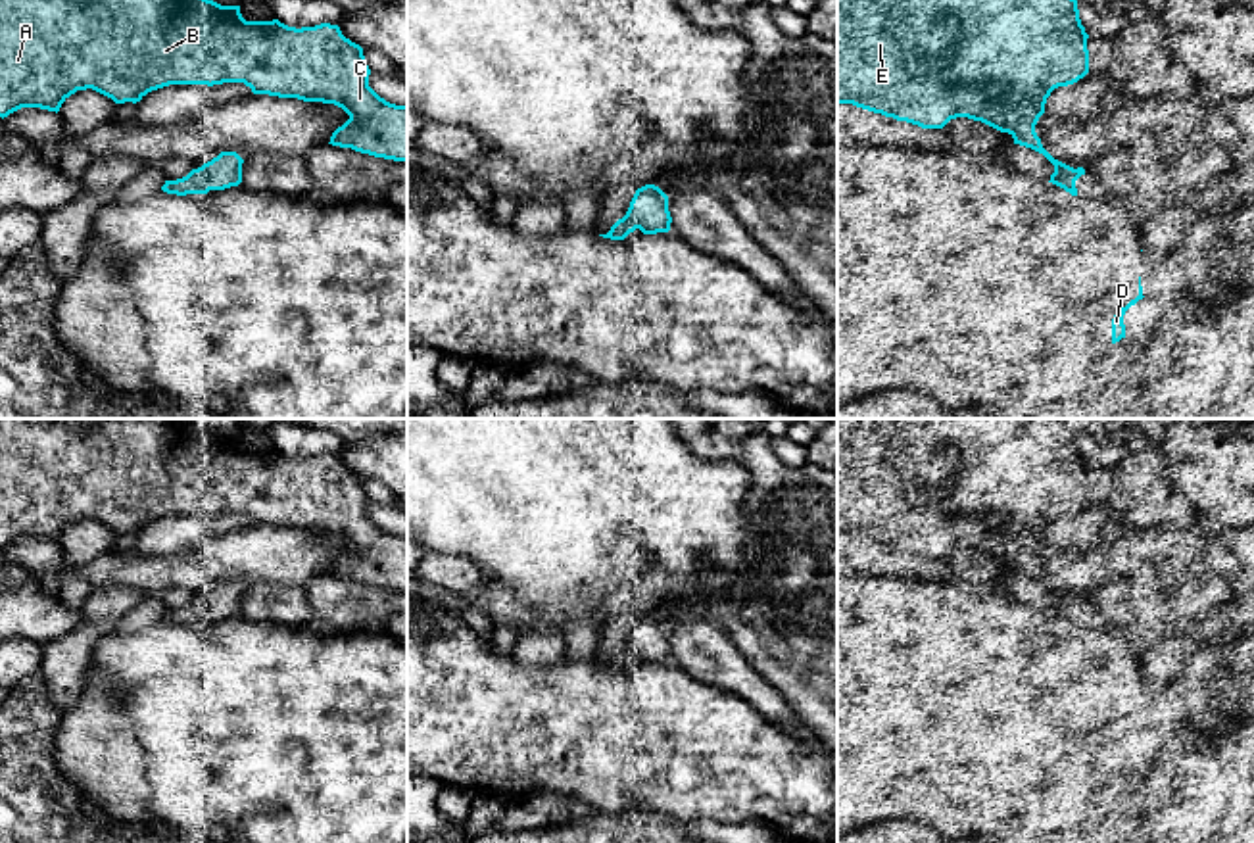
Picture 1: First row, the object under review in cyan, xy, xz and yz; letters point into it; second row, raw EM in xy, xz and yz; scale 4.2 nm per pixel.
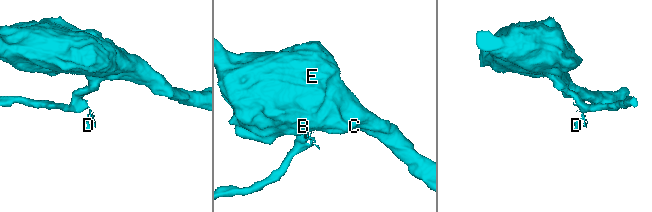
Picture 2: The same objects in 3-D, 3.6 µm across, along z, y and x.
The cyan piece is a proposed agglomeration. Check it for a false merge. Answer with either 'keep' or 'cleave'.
keep

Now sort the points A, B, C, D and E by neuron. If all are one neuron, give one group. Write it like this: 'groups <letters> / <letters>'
groups A B C D E

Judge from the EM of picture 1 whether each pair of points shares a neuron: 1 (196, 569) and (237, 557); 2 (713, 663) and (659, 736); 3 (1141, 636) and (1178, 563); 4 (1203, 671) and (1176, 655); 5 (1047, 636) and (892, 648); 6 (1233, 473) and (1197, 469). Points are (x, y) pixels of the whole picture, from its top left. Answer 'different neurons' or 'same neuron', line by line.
1: same neuron
2: different neurons
3: same neuron
4: different neurons
5: same neuron
6: same neuron

